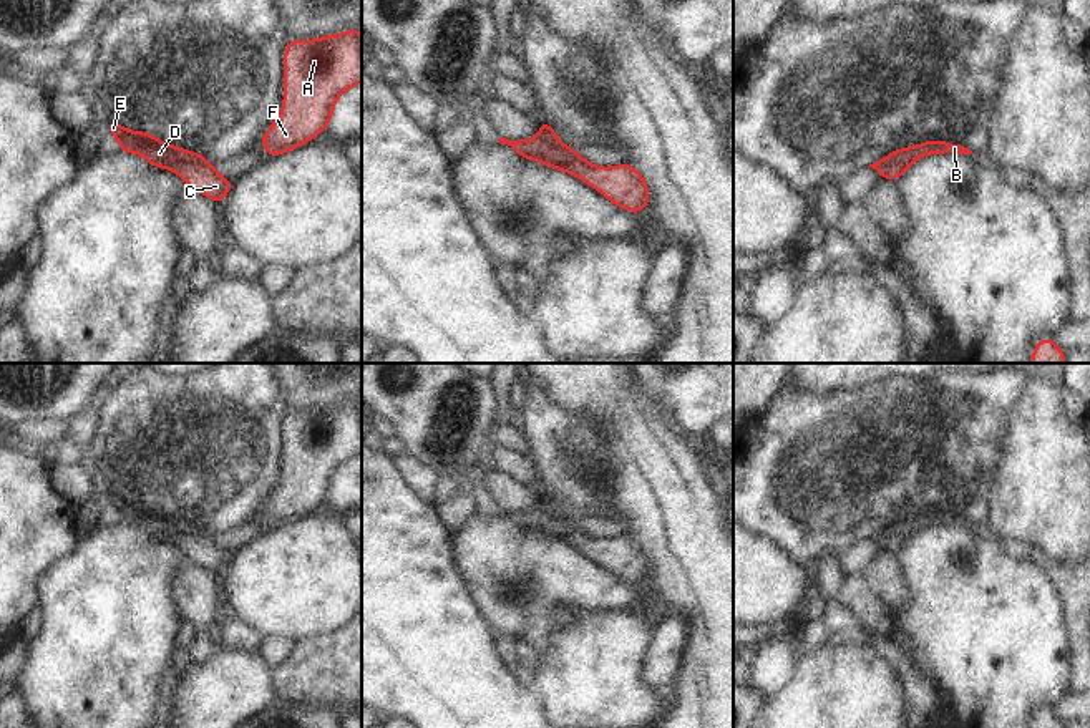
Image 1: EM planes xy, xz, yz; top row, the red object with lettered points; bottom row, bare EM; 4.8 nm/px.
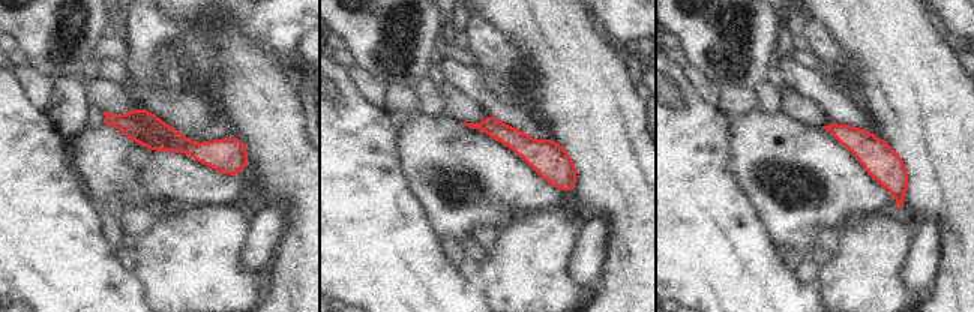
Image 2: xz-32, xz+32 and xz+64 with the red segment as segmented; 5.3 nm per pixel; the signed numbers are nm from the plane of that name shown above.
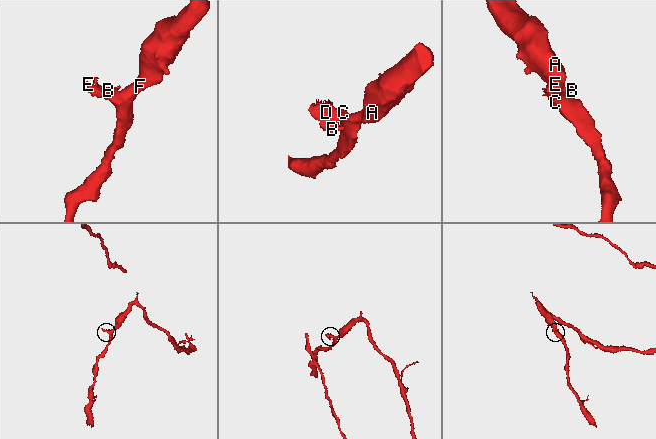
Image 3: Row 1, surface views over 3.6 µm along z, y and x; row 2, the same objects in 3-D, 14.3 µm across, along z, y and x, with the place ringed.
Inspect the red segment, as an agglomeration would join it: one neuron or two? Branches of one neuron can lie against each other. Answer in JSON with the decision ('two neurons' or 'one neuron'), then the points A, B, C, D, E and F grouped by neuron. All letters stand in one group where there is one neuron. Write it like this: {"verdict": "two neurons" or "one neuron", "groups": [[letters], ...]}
{"verdict": "two neurons", "groups": [["A", "C", "F"], ["B", "D", "E"]]}

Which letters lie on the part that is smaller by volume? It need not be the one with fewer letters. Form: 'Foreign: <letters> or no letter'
Foreign: B, D, E.

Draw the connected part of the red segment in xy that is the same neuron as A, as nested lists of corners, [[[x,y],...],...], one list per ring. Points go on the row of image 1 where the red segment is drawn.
[[[360,27],[319,40],[289,40],[284,106],[257,143],[269,158],[307,144],[327,129],[335,101],[362,83]]]

